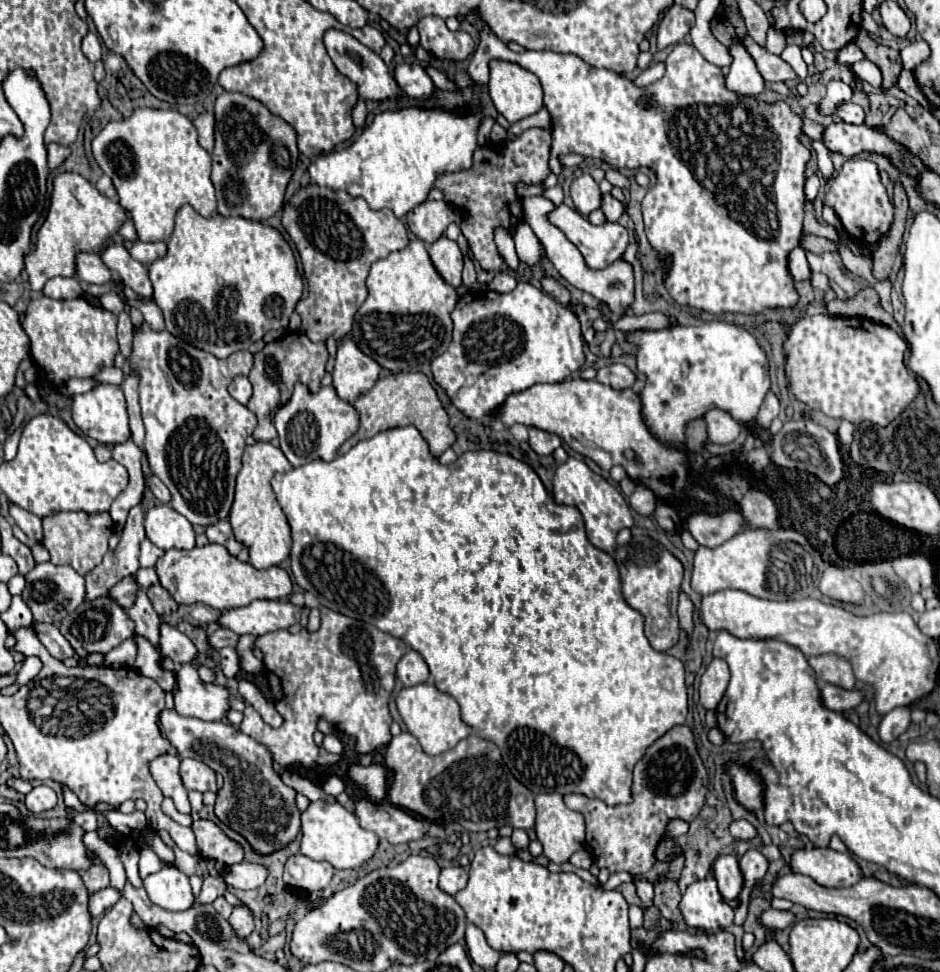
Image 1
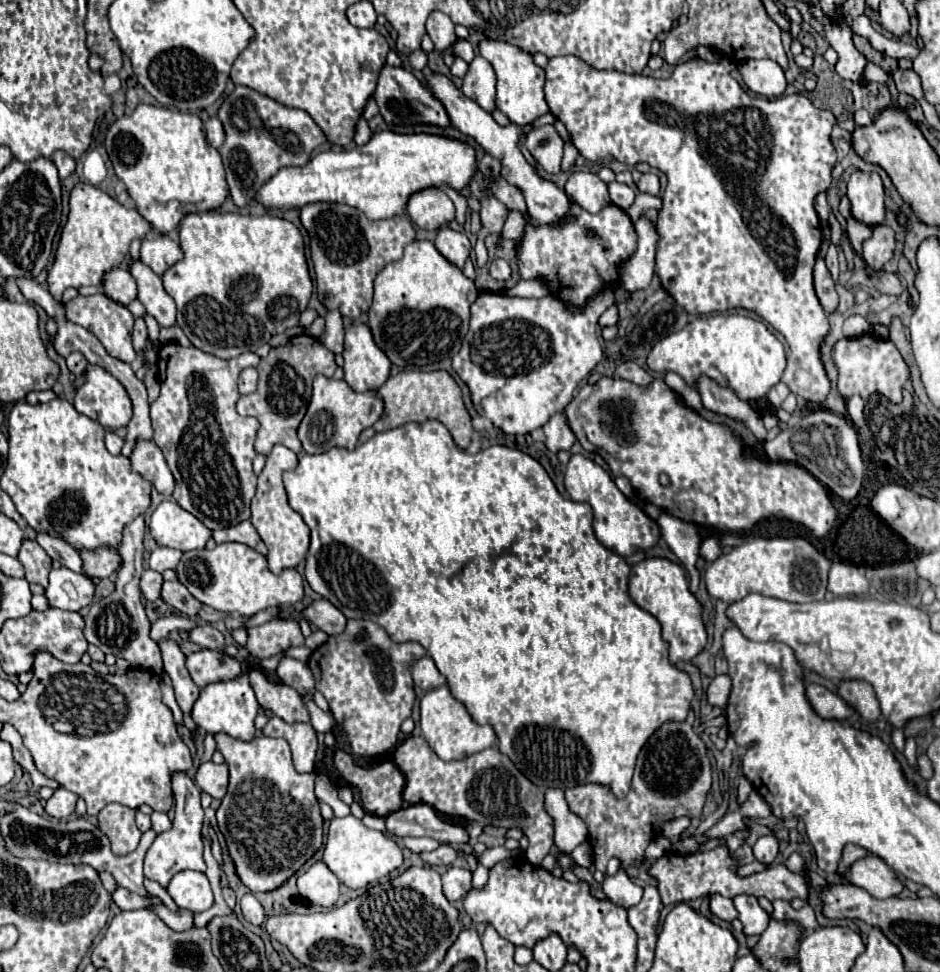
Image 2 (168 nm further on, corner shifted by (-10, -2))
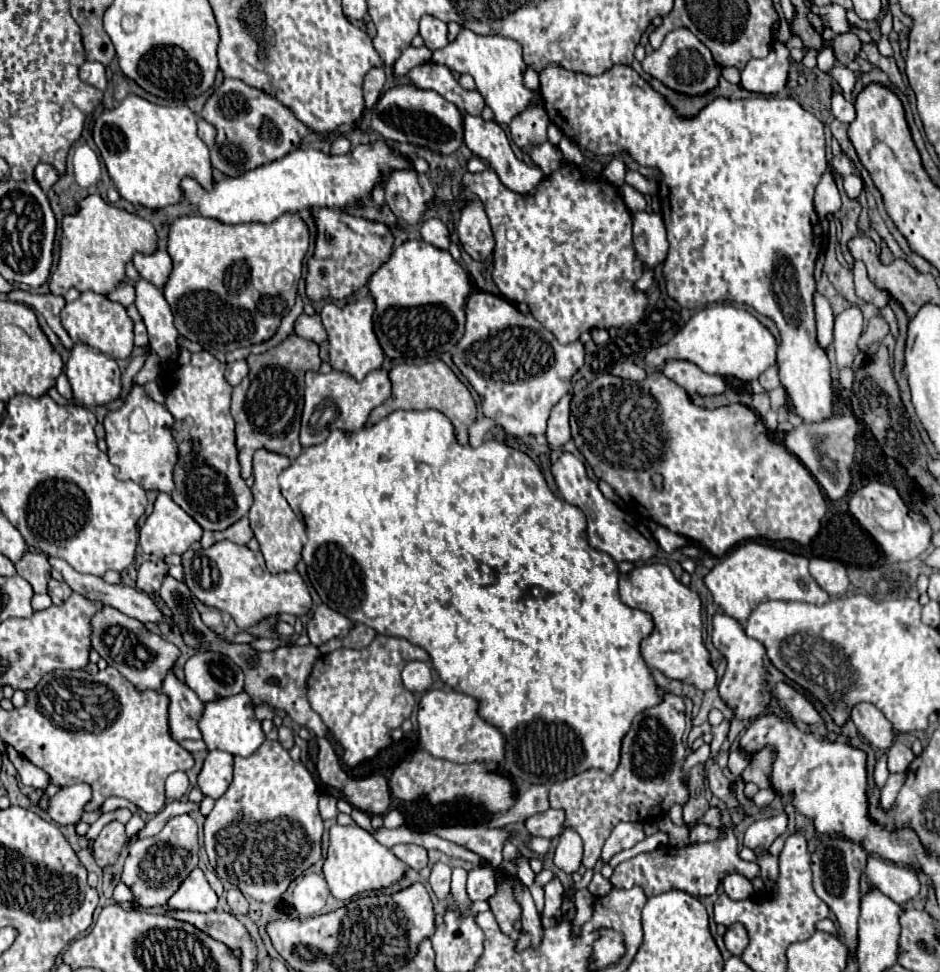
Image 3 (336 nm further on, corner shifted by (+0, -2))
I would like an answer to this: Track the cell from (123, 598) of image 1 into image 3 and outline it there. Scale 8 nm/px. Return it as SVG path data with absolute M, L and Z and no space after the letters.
M149 559L139 567L139 577L137 577L137 587L145 593L153 593L159 591L165 575L167 575L169 563L165 563L163 559Z

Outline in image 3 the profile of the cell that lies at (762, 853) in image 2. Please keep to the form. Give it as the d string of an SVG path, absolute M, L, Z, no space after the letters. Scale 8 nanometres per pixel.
M781 813L777 817L761 819L755 821L747 831L745 831L745 847L749 849L759 849L759 847L769 847L775 837L785 833L787 829L787 813Z

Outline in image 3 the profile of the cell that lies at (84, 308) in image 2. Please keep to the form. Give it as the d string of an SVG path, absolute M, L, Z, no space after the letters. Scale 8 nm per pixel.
M81 293L77 301L67 303L61 311L61 325L69 333L69 337L75 343L87 343L89 347L95 347L97 351L103 351L105 355L111 355L115 359L127 359L133 353L133 321L127 315L125 307L111 301L107 295L97 293Z

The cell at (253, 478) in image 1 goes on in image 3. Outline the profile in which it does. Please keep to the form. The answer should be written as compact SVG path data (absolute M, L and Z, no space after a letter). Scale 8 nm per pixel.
M257 451L253 455L253 497L255 503L251 505L249 519L251 519L251 529L255 533L255 539L261 545L261 553L267 561L267 569L271 573L281 573L281 571L293 571L297 561L301 559L301 547L305 543L305 527L297 519L297 515L291 511L289 503L279 491L277 477L281 475L283 469L289 467L289 459L285 455L273 455L269 451Z

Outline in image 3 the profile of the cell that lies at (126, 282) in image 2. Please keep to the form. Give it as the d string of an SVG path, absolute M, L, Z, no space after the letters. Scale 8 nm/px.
M123 283L121 287L117 287L117 291L109 293L109 299L121 303L123 307L129 307L135 301L135 287L131 283Z

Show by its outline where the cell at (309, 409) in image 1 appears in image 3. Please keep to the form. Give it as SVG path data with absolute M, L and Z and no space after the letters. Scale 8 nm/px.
M375 369L363 381L355 381L345 371L331 371L327 375L307 371L305 373L305 409L301 417L301 445L317 445L323 443L333 429L341 431L359 431L365 423L369 413L383 405L391 395L391 381L389 371Z

